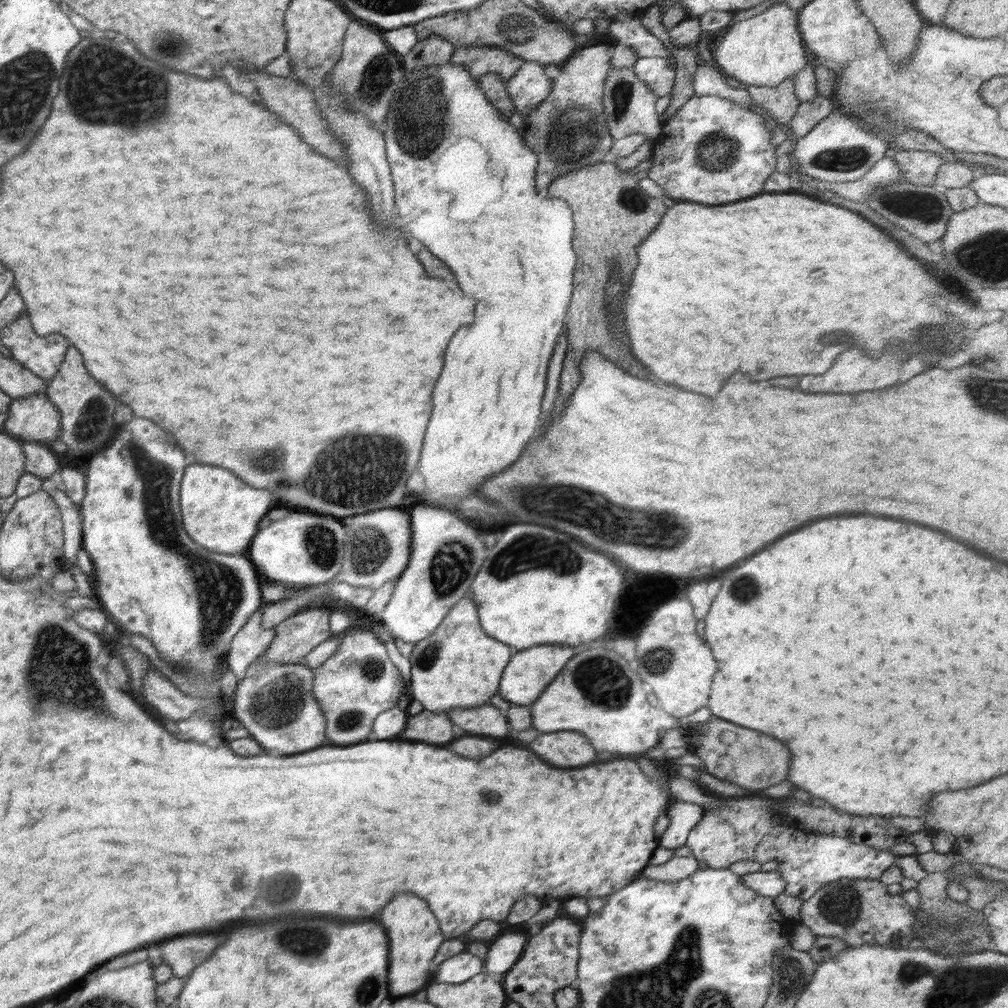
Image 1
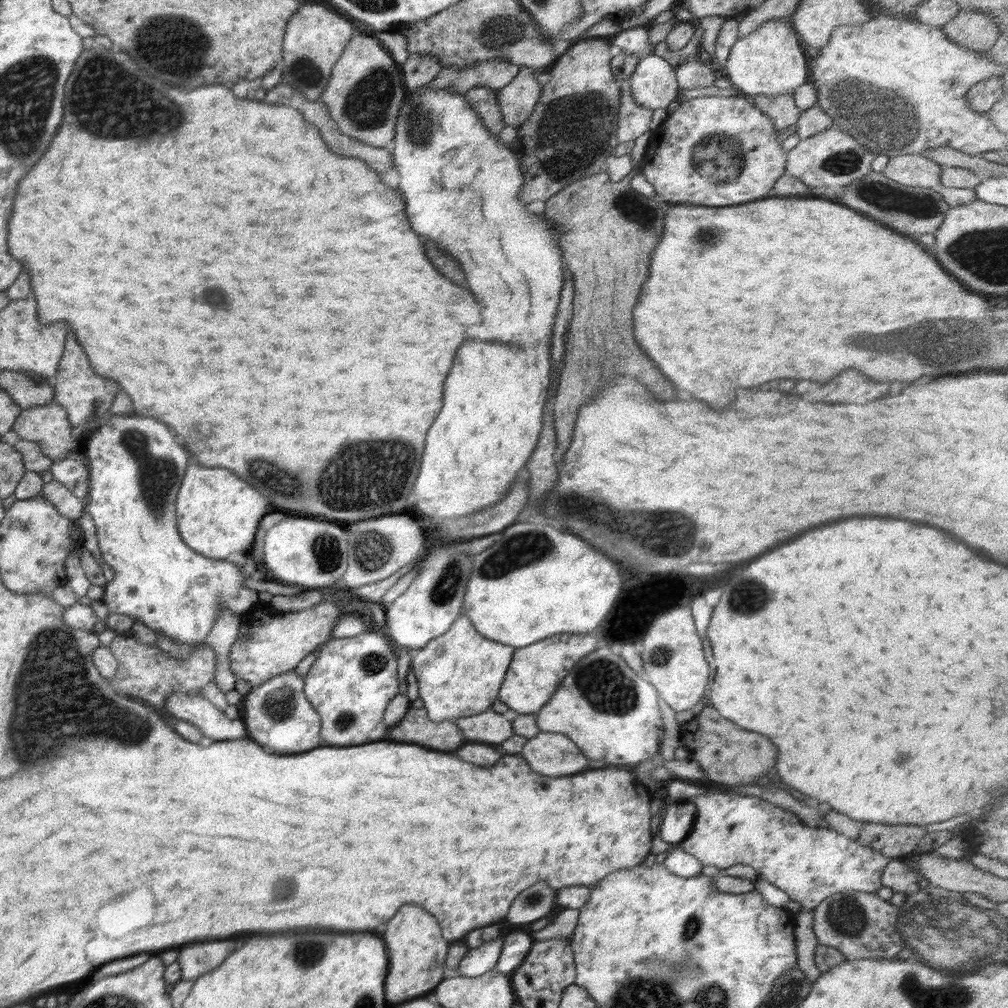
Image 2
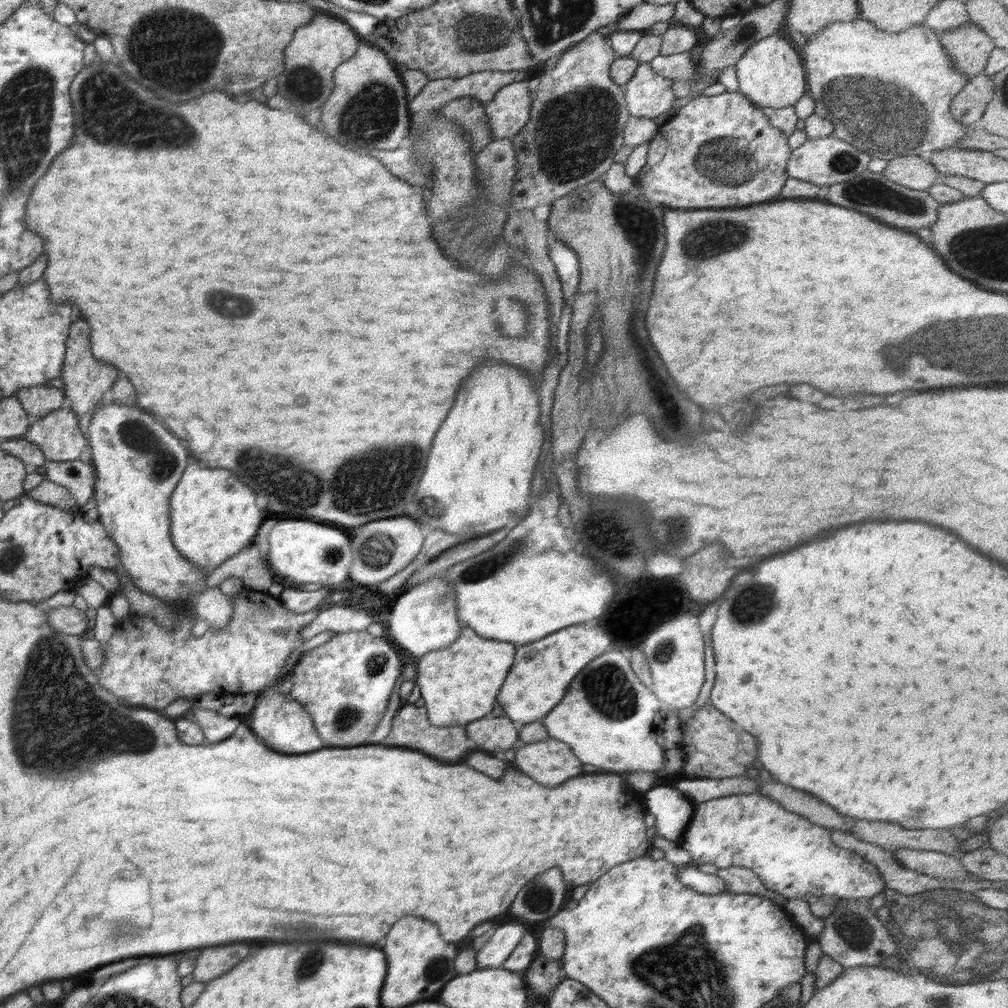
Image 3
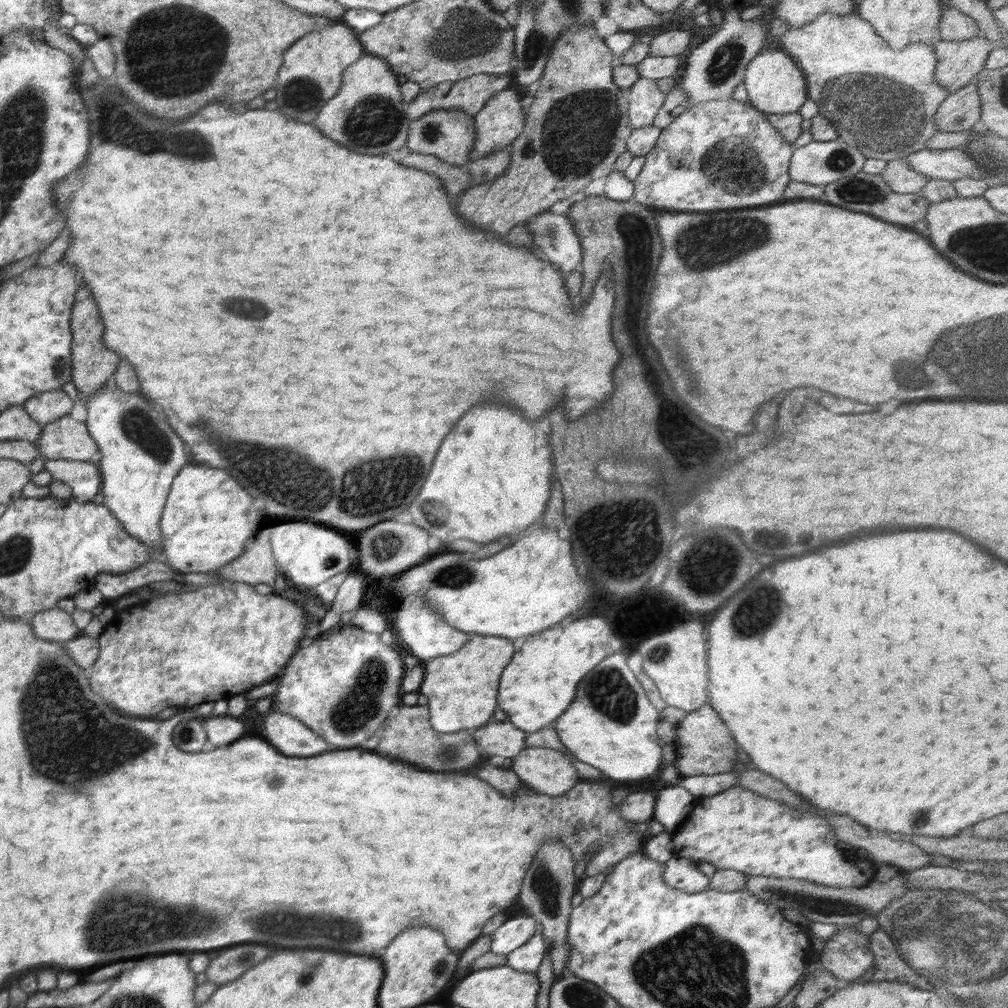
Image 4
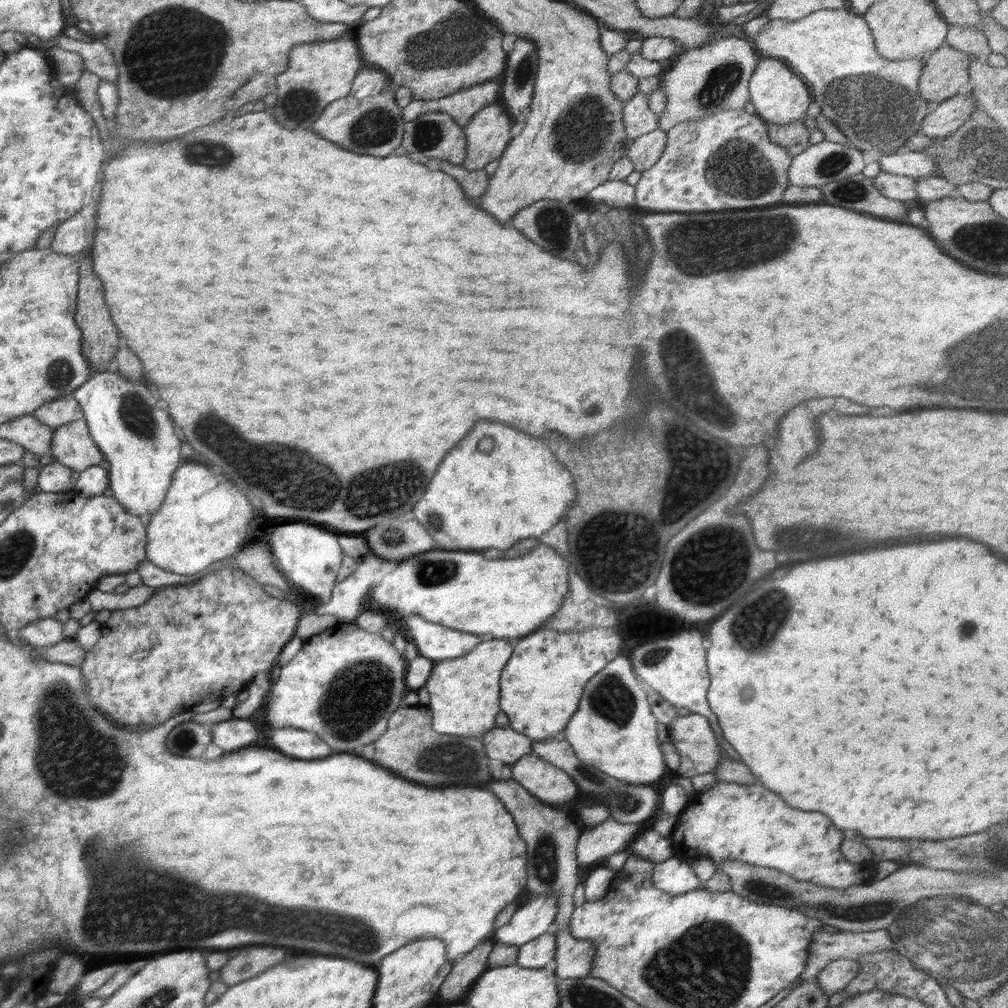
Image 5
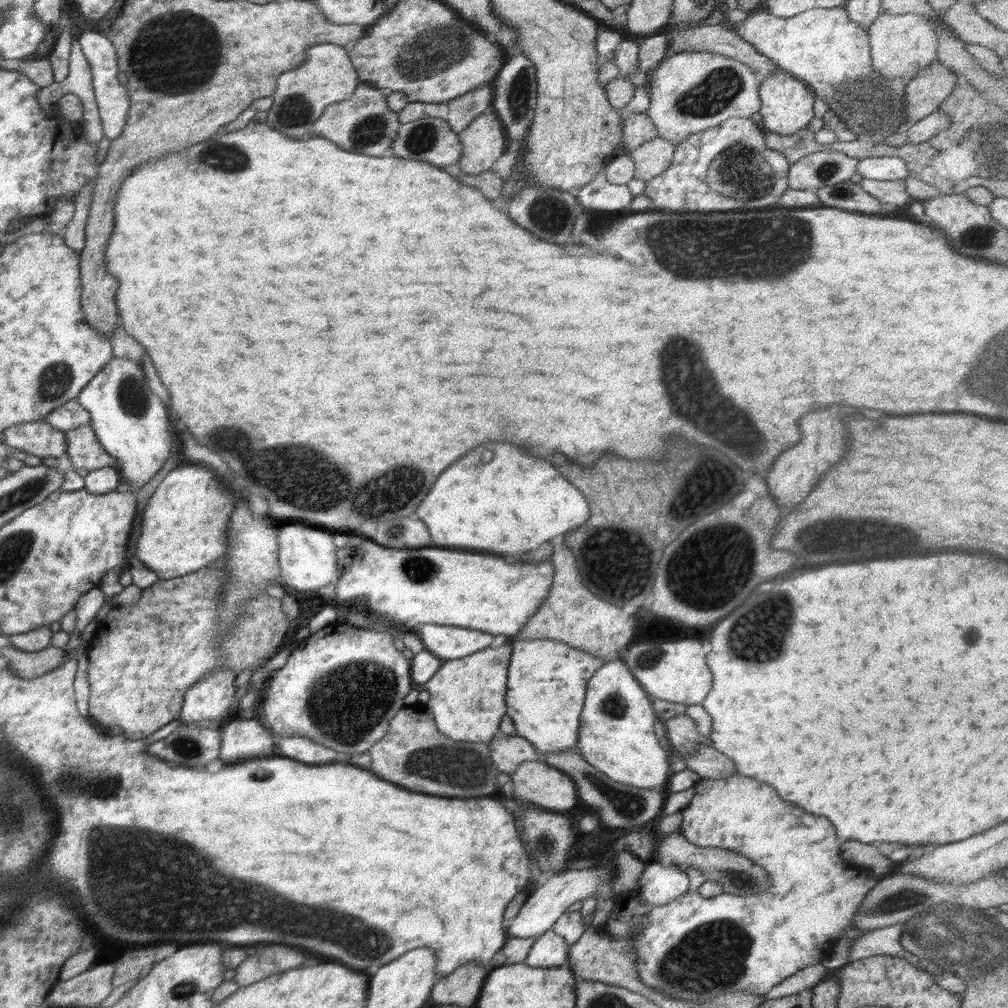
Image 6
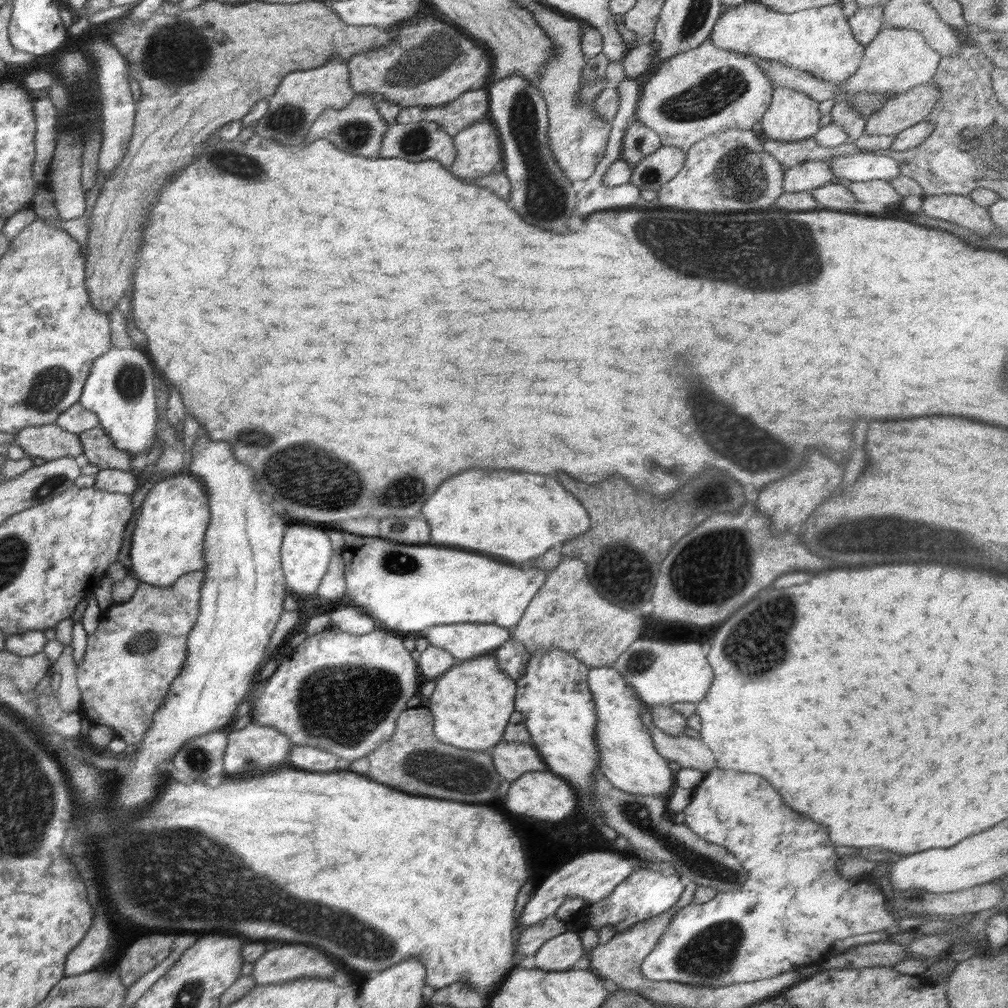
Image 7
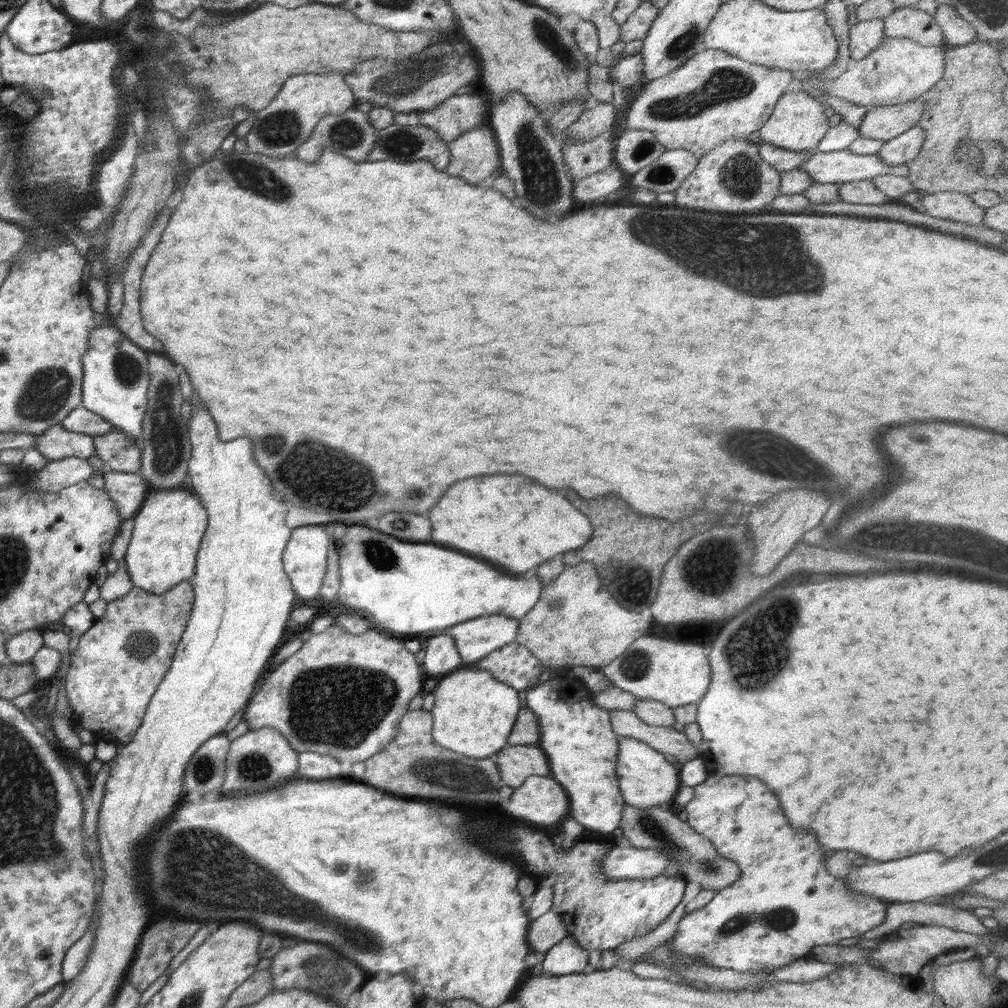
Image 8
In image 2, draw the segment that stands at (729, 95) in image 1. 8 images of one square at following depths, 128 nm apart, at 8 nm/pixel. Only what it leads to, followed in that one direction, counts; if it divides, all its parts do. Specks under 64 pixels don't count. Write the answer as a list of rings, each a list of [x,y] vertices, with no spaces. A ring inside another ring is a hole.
[[[697,58],[682,60],[673,72],[680,89],[708,88],[721,75]]]

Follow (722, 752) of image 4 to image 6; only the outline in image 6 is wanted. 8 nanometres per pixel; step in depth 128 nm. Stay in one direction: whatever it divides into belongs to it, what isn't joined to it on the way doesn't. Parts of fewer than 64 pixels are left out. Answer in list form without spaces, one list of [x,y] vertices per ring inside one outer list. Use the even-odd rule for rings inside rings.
[[[682,713],[666,720],[664,724],[666,737],[678,753],[694,753],[698,749],[701,734],[690,716]]]

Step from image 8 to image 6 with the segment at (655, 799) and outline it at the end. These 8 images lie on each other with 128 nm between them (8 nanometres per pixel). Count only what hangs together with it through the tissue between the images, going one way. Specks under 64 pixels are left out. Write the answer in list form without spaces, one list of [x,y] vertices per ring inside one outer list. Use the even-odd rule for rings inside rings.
[[[620,659],[604,663],[588,681],[576,751],[599,773],[636,788],[666,787],[669,757],[654,733],[651,698]]]

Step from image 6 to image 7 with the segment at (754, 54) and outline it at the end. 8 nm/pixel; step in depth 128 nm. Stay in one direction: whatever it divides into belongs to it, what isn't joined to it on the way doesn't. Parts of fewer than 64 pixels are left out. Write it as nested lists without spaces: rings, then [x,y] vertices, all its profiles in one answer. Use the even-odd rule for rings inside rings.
[[[882,28],[872,43],[868,44],[864,50],[856,73],[852,74],[841,86],[815,78],[808,72],[784,66],[780,62],[758,58],[753,60],[765,72],[769,81],[774,82],[776,86],[800,90],[819,103],[824,100],[835,100],[840,92],[850,94],[850,96],[858,96],[858,94],[866,94],[866,92],[868,94],[884,94],[886,98],[904,94],[920,84],[928,83],[936,75],[937,66],[942,60],[942,56],[936,50],[928,48],[924,38],[917,31],[912,30]]]

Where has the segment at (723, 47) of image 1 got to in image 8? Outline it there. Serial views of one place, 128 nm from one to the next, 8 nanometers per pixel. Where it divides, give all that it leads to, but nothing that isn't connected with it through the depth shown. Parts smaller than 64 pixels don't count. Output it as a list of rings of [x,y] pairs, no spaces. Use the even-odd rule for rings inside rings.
[[[789,92],[784,94],[770,115],[770,118],[759,129],[761,143],[774,147],[790,150],[790,152],[810,152],[817,149],[822,136],[828,132],[829,116],[824,113],[824,104],[814,99],[810,94]]]

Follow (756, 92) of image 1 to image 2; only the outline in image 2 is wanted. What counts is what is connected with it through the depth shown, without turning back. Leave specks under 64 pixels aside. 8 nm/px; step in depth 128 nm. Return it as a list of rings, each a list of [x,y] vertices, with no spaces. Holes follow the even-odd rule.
[[[790,94],[758,95],[751,99],[756,107],[773,120],[775,128],[781,132],[785,132],[788,126],[796,124],[801,114],[801,110],[796,106],[795,100]]]

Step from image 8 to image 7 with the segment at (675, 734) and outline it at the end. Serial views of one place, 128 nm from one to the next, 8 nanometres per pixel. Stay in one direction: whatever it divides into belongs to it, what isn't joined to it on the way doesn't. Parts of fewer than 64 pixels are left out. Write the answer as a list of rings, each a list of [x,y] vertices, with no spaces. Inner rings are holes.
[[[655,726],[648,727],[654,748],[668,761],[680,764],[681,769],[696,768],[704,774],[716,769],[716,758],[703,740],[682,733],[672,736]]]

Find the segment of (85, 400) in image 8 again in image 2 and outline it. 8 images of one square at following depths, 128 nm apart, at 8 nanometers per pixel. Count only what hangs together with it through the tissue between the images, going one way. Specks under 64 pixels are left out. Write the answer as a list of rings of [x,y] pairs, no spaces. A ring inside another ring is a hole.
[[[115,414],[106,421],[106,423],[100,425],[86,439],[86,442],[82,444],[83,449],[87,452],[87,457],[90,461],[90,478],[89,478],[89,497],[85,501],[86,508],[90,517],[93,519],[96,534],[98,538],[98,546],[102,558],[106,564],[109,564],[114,571],[114,578],[108,581],[104,586],[104,596],[102,598],[104,604],[108,606],[110,612],[118,614],[127,614],[135,622],[142,622],[152,631],[162,633],[165,636],[169,636],[171,639],[177,642],[192,645],[198,645],[198,643],[206,642],[206,635],[210,633],[210,628],[213,628],[216,621],[216,615],[222,613],[224,609],[230,609],[232,612],[241,615],[248,609],[252,608],[252,605],[256,604],[259,600],[259,592],[254,589],[244,586],[246,576],[242,574],[240,570],[240,564],[228,562],[228,560],[213,560],[207,557],[201,556],[196,552],[193,552],[182,540],[182,536],[178,534],[177,528],[177,512],[174,510],[174,502],[176,502],[176,494],[178,494],[178,488],[180,488],[180,482],[182,482],[182,476],[186,472],[188,462],[188,452],[174,440],[174,436],[166,430],[164,424],[156,422],[154,418],[148,418],[148,416],[130,416],[125,414]]]

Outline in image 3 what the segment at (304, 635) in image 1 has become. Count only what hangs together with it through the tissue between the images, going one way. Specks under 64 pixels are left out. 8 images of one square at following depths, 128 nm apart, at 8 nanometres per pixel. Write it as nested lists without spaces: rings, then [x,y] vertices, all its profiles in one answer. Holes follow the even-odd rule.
[[[246,588],[241,589],[234,595],[230,595],[230,598],[232,598],[232,610],[234,611],[232,611],[232,617],[230,617],[229,624],[227,624],[223,630],[209,629],[207,633],[200,637],[192,635],[192,629],[199,619],[198,613],[195,611],[195,607],[193,605],[190,605],[190,608],[186,609],[184,612],[180,611],[180,613],[176,613],[176,611],[172,609],[172,614],[174,614],[174,624],[172,624],[172,626],[174,628],[164,628],[164,626],[156,624],[154,619],[150,617],[140,617],[131,613],[126,617],[117,619],[116,630],[114,630],[112,637],[107,642],[102,642],[106,661],[104,661],[104,664],[100,665],[100,667],[94,669],[95,675],[99,678],[100,686],[102,686],[104,690],[112,692],[112,694],[114,694],[114,696],[118,696],[118,698],[128,698],[128,704],[130,704],[130,706],[150,708],[152,710],[159,711],[166,708],[166,706],[174,702],[174,700],[178,700],[178,698],[190,698],[197,701],[200,700],[202,694],[214,694],[214,696],[217,694],[220,697],[224,697],[229,694],[237,695],[246,694],[246,692],[260,692],[269,687],[276,680],[284,677],[282,668],[286,663],[286,659],[291,652],[294,652],[298,646],[304,643],[305,640],[302,638],[301,632],[314,621],[316,616],[318,616],[320,608],[310,612],[292,612],[286,609],[286,607],[278,601],[278,598],[273,597],[269,592],[252,591]]]

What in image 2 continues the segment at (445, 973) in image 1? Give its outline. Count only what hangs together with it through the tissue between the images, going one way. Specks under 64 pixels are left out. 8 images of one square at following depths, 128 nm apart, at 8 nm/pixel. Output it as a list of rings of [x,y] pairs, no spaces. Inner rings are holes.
[[[500,935],[490,942],[483,943],[478,948],[470,949],[468,954],[460,960],[458,969],[452,975],[473,978],[492,971],[500,958],[502,948],[504,948],[504,938],[504,935]]]

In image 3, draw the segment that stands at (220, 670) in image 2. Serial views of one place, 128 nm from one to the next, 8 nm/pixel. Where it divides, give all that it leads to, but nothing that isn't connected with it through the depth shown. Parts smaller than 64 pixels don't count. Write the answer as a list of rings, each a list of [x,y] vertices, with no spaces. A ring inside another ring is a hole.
[[[210,588],[192,597],[193,606],[200,619],[206,620],[210,630],[223,630],[232,617],[232,598],[220,588]]]

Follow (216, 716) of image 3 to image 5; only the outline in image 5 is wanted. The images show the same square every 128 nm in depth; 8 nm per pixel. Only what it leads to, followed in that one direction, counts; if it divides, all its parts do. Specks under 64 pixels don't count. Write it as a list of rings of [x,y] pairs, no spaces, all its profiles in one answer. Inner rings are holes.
[[[232,717],[229,720],[215,723],[209,728],[212,733],[212,742],[224,753],[256,746],[258,742],[258,730],[249,719]]]

